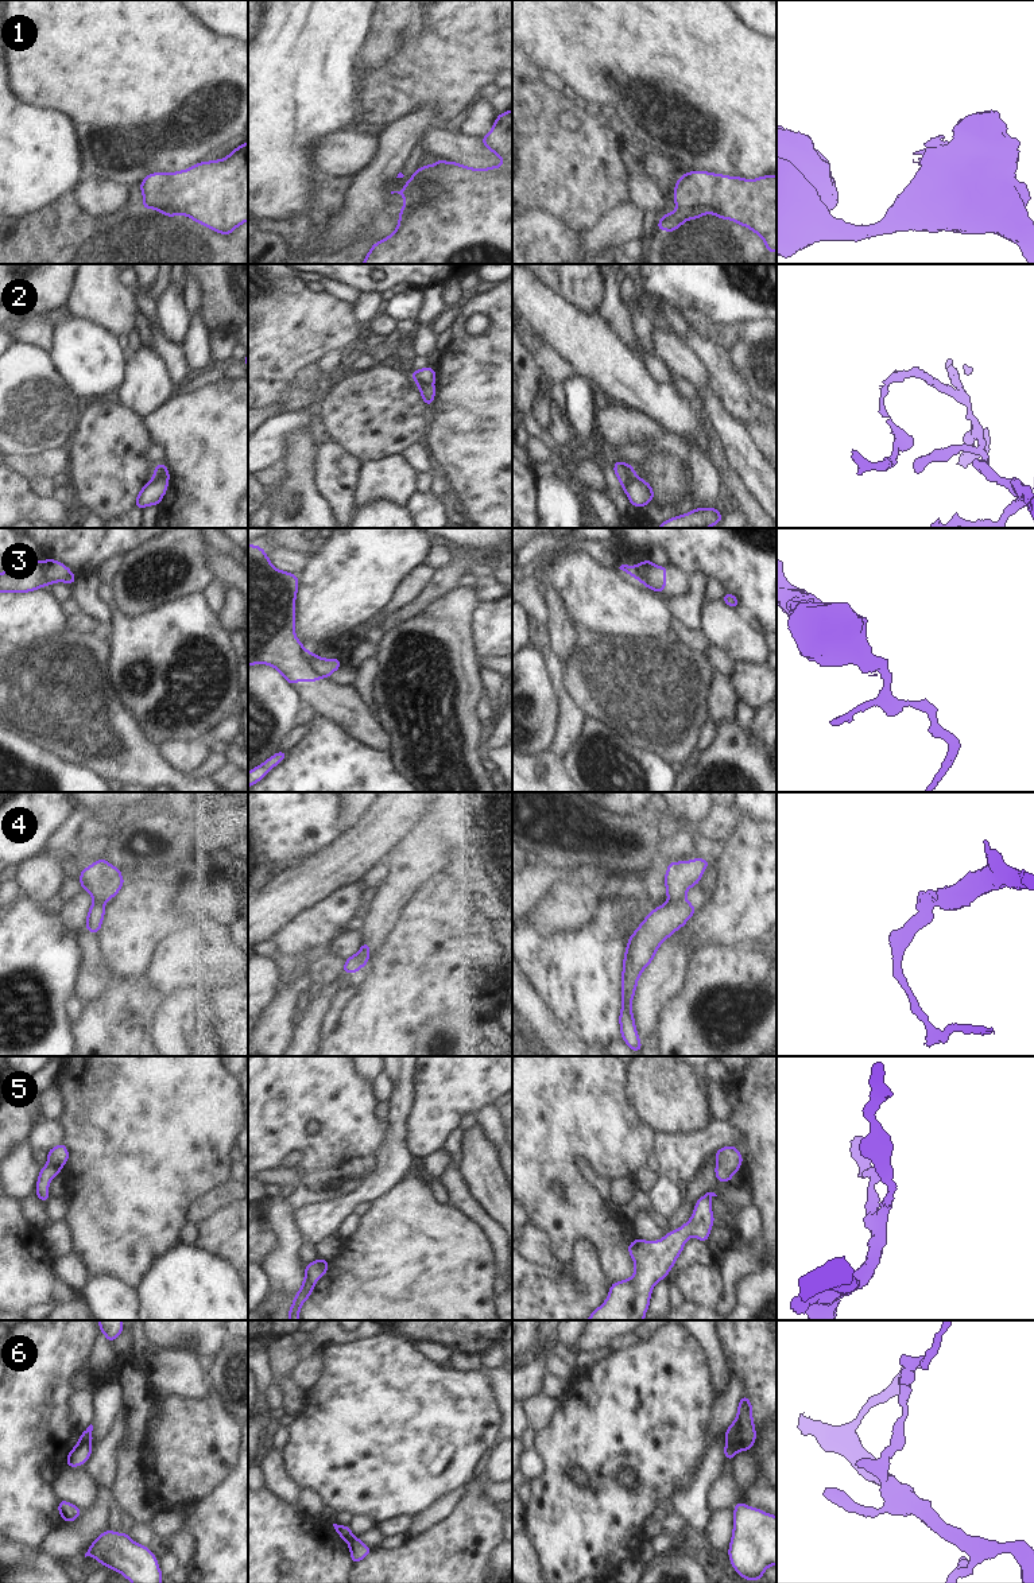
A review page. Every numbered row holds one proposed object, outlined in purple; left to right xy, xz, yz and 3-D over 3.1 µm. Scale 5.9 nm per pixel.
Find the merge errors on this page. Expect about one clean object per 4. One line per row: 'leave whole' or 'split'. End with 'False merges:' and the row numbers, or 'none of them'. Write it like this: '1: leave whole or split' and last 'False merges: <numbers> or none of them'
1: split
2: split
3: split
4: split
5: leave whole
6: split
False merges: 1, 2, 3, 4, 6

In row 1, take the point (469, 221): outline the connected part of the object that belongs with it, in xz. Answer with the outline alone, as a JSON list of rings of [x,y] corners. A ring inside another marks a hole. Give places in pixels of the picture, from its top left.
[[[512,109],[497,115],[491,132],[480,139],[504,163],[481,170],[445,160],[422,166],[439,185],[439,193],[399,218],[394,233],[373,243],[361,264],[512,264]]]

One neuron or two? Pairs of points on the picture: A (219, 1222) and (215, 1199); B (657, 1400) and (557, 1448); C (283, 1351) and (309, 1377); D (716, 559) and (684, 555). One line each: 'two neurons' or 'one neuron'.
A: two neurons
B: one neuron
C: two neurons
D: one neuron

